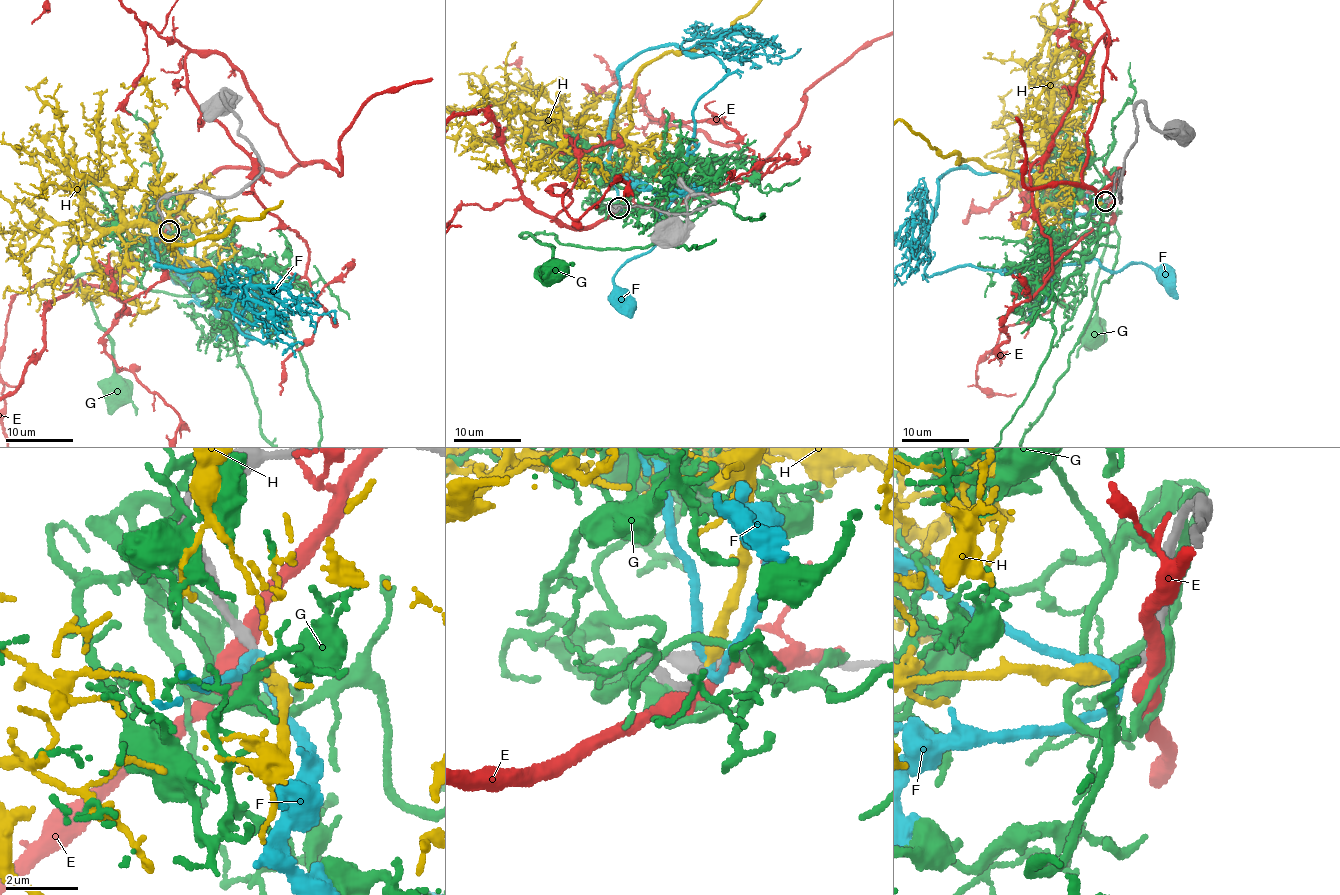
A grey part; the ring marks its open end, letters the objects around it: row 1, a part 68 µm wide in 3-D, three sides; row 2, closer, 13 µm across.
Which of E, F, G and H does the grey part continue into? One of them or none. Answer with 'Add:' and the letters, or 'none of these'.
Add: H

